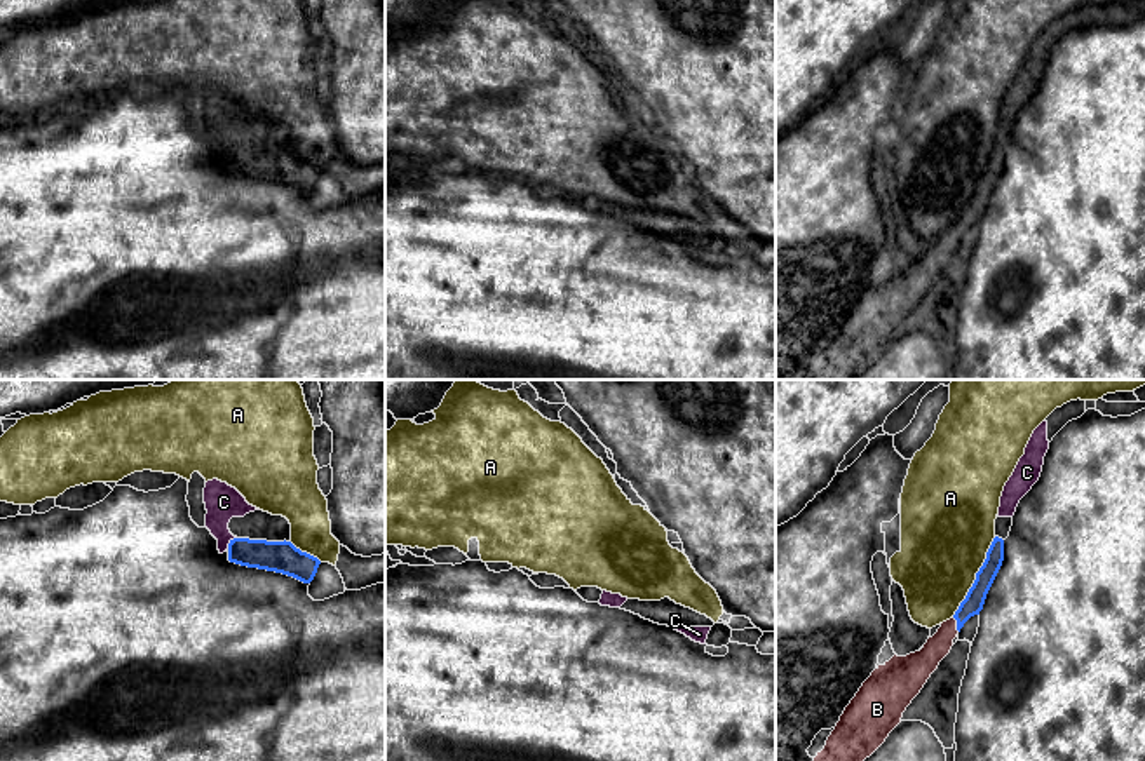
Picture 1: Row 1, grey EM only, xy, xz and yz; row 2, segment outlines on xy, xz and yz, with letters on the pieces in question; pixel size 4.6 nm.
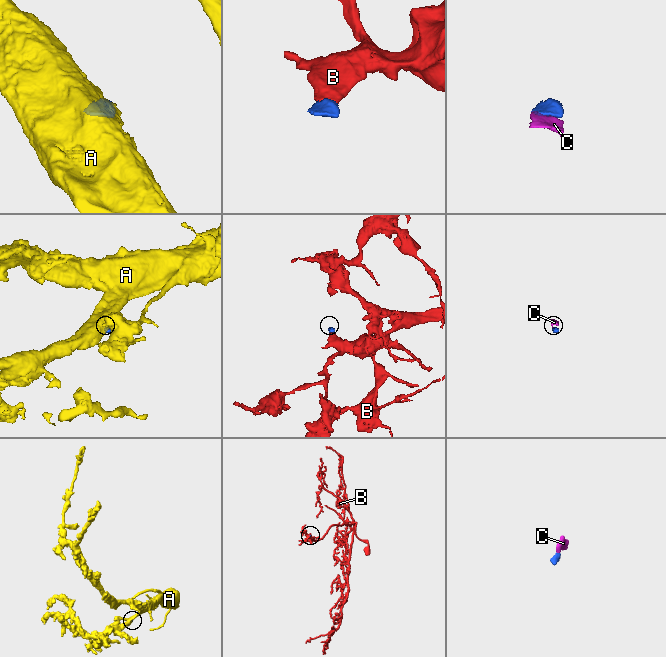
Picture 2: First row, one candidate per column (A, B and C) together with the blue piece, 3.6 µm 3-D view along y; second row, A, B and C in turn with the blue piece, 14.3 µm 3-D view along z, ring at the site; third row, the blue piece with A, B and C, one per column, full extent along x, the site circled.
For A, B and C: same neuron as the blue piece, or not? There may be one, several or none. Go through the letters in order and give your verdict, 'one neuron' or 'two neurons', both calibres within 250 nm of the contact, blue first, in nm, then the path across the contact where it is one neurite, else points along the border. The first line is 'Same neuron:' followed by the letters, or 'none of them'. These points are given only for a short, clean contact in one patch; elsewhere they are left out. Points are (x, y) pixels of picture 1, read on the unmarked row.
Same neuron: B, C
A: two neurons; 90 nm thick on the blue side, 420 nm on the other
B: one neuron; 90 nm thick on the blue side, 130 nm on the other; runs through yz (975, 209), (957, 234), (921, 274)
C: one neuron; 140 nm thick on the blue side, 160 nm on the other; runs through xy (274, 166), (244, 162), (230, 152), (222, 143), (223, 112)

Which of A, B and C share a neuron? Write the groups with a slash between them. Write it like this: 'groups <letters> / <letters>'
groups A / B C

